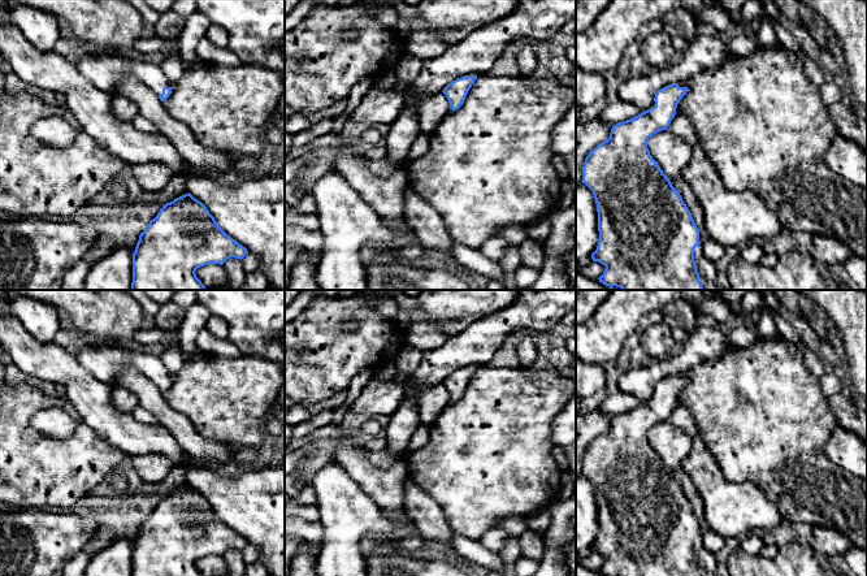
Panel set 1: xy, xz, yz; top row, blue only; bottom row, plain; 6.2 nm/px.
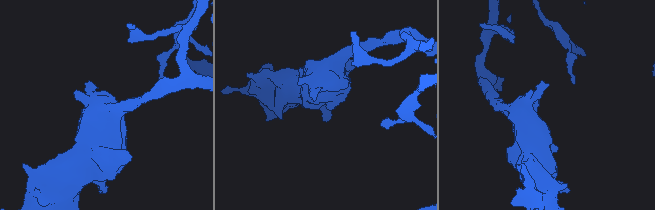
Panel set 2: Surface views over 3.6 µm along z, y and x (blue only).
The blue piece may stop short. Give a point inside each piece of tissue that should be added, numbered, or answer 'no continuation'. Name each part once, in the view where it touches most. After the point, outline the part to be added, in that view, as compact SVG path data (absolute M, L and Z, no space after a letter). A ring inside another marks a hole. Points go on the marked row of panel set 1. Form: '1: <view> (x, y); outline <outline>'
1: xy (107, 70); outline M112 52L81 57L75 64L78 72L97 88L114 95L118 83L127 75L136 77L157 95L172 83L160 66L143 59L133 60Z

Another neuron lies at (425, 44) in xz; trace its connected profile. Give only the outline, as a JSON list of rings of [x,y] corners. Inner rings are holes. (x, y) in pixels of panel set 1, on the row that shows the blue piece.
[[[425,29],[406,34],[408,55],[421,62],[435,59],[448,48],[439,38],[438,31]]]

